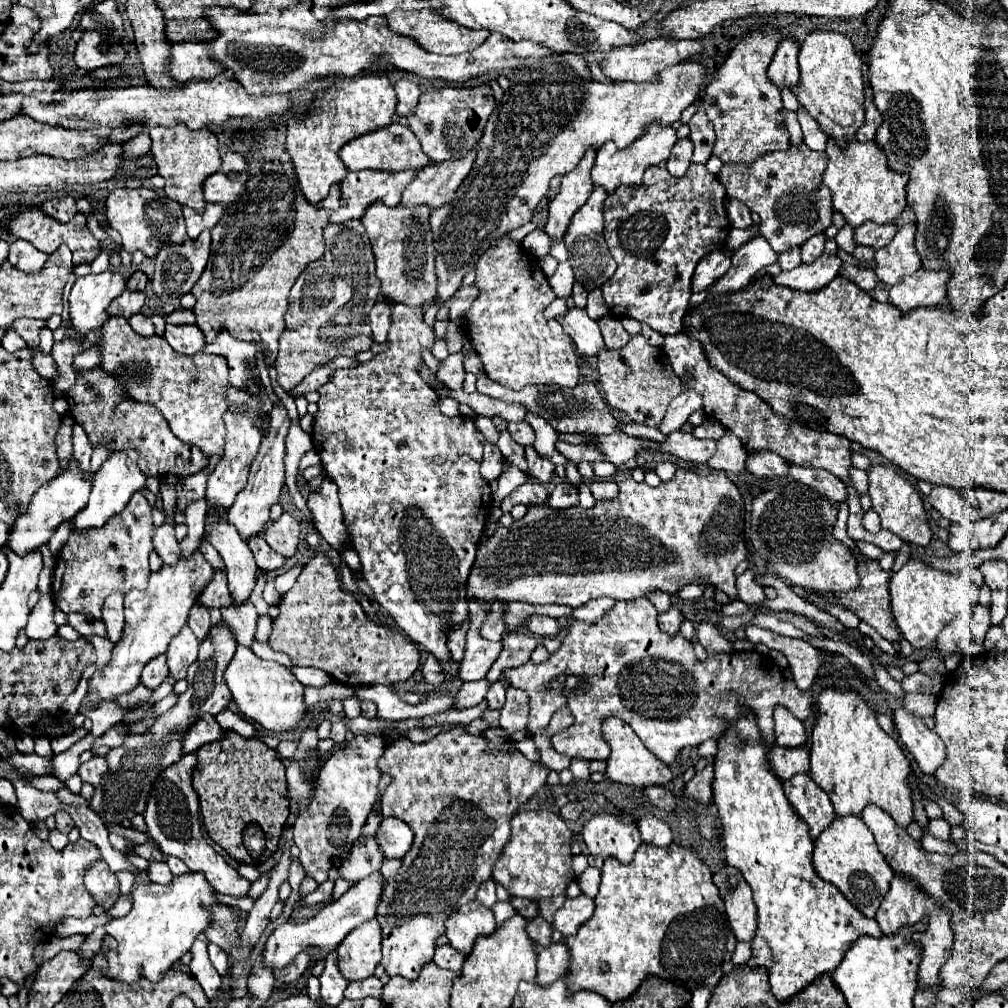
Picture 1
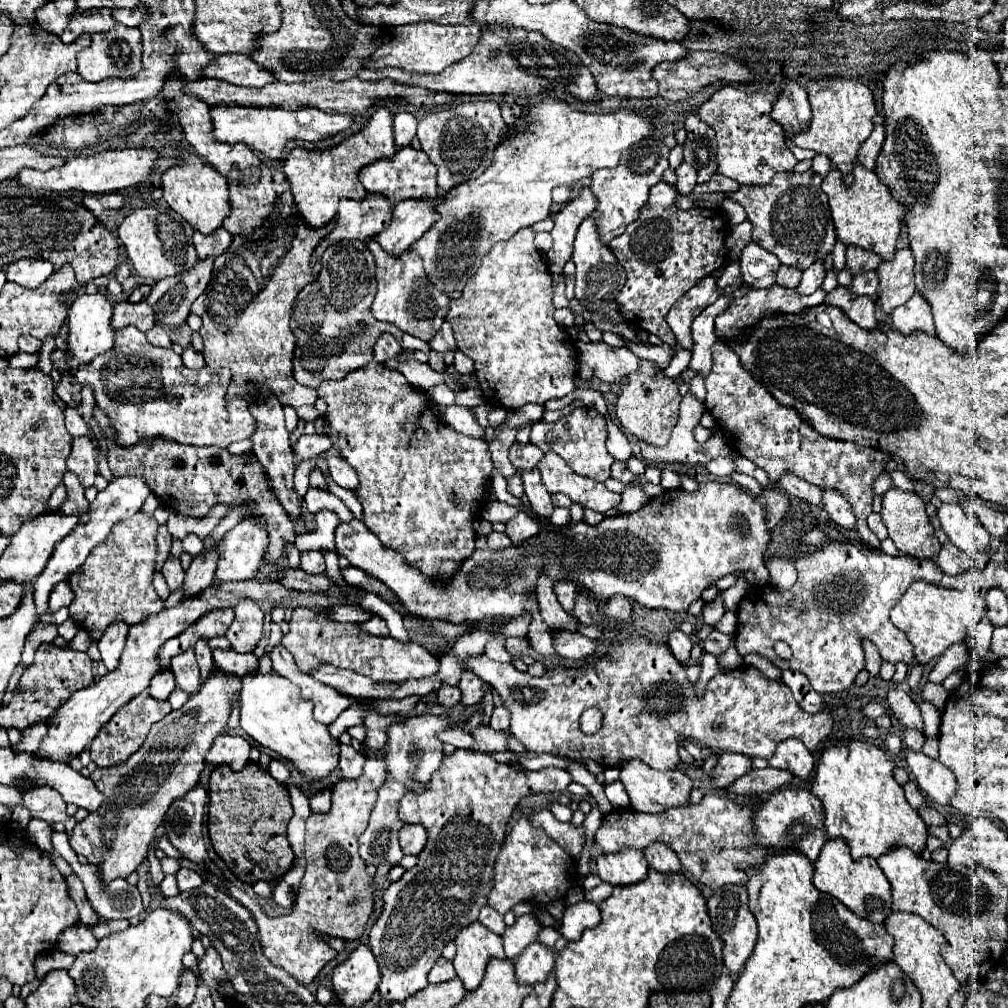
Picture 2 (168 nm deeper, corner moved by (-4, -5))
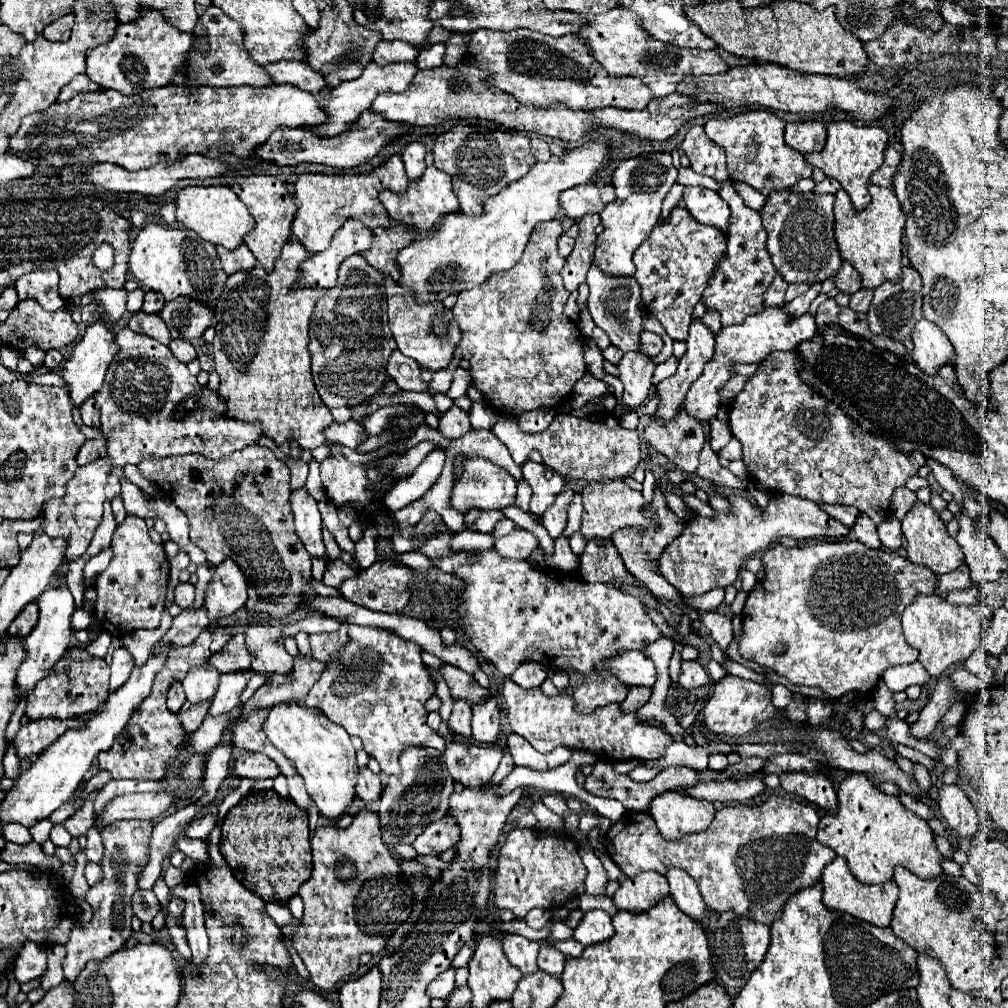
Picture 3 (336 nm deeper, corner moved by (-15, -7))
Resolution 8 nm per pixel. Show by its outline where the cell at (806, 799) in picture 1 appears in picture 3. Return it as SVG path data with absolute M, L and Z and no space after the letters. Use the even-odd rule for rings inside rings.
M773 794L767 802L759 806L727 804L715 812L715 820L709 824L707 830L683 836L683 840L663 840L663 836L659 836L655 828L655 820L651 818L651 814L625 812L623 818L611 826L611 834L605 834L605 848L625 876L635 876L643 870L665 874L669 866L677 866L695 878L701 896L711 910L725 912L731 908L737 914L745 914L755 922L771 924L781 916L785 900L793 892L817 882L823 868L835 858L835 852L831 848L825 848L823 844L819 844L819 840L815 840L819 820L819 810L811 804L799 802L787 794Z

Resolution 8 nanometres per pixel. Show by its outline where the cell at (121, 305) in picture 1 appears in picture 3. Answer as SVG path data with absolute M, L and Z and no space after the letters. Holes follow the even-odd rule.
M137 312L129 318L129 324L127 324L133 332L139 332L139 334L147 334L151 338L155 338L157 342L161 344L169 344L171 342L171 336L167 332L167 326L163 324L163 318L159 318L157 314L147 314L147 312Z

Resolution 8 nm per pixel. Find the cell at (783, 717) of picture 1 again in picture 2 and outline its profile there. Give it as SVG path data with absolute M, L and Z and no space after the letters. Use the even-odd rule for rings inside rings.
M790 738L788 742L780 742L776 754L768 760L768 766L788 770L800 780L810 780L814 772L814 758L808 754L808 750L804 750L804 744L800 740Z

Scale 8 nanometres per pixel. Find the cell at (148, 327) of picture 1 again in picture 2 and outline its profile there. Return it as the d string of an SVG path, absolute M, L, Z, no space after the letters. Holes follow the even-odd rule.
M154 326L148 334L146 334L148 338L150 338L150 342L154 344L154 346L160 346L160 348L170 348L172 346L172 340L170 340L170 336L162 330L162 326Z

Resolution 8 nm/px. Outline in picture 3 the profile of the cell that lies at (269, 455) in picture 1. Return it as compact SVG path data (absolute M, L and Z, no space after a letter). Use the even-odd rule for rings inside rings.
M223 560L219 568L215 568L213 578L207 586L205 592L205 608L209 612L211 624L217 624L219 618L231 616L237 610L241 610L247 602L247 590L249 590L249 580L235 564L235 560Z

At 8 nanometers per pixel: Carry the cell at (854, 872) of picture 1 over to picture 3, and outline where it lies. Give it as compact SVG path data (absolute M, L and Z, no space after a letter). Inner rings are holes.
M837 856L825 870L821 876L823 882L823 904L827 904L833 910L839 912L849 912L855 918L861 918L869 924L875 926L889 926L891 918L893 918L893 910L897 904L897 894L899 888L893 880L883 882L879 886L875 884L859 884L859 880L855 880L851 876L851 870L847 868L847 860L843 860L843 856Z

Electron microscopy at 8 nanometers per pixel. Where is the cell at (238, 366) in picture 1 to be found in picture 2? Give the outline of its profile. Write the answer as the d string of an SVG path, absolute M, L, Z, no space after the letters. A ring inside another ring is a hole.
M270 396L266 402L262 404L252 404L250 406L252 416L258 422L256 434L252 436L254 442L254 454L260 460L260 464L266 468L268 476L270 476L270 484L276 492L278 502L284 506L284 510L294 518L294 520L302 520L304 518L304 510L302 510L302 496L296 494L294 490L294 456L292 456L292 446L288 442L288 430L286 430L286 422L284 422L284 410L282 404L274 400L274 396Z

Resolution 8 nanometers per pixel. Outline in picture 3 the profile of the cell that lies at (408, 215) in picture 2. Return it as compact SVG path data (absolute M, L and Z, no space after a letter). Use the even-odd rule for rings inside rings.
M391 222L389 228L375 228L373 234L375 242L367 252L363 252L365 260L385 276L399 280L399 266L395 264L395 260L399 250L415 240L415 228L403 228L403 224Z

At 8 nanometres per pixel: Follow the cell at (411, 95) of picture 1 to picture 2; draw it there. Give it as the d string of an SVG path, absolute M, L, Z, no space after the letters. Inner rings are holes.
M398 112L394 116L394 144L396 144L396 150L412 144L414 136L416 136L416 126L418 126L418 120L410 112Z

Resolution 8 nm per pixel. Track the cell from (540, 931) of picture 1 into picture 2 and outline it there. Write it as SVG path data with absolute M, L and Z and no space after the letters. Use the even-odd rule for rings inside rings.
M534 942L520 954L514 966L516 966L516 982L534 986L538 982L548 980L554 966L554 956L550 948L542 946L540 942Z

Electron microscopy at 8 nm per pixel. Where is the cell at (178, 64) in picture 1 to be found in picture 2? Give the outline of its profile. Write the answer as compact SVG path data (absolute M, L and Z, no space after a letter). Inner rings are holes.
M244 54L216 56L216 62L212 62L208 70L204 70L204 76L228 80L236 86L254 86L254 88L262 88L266 84L276 82L274 74L268 68L258 66L250 56Z

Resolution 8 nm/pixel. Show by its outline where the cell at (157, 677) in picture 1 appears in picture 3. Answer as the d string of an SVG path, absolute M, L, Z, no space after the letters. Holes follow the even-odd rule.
M175 682L171 688L169 688L169 696L167 696L167 708L171 712L179 712L181 706L185 702L185 692L183 692L183 686L181 682Z

